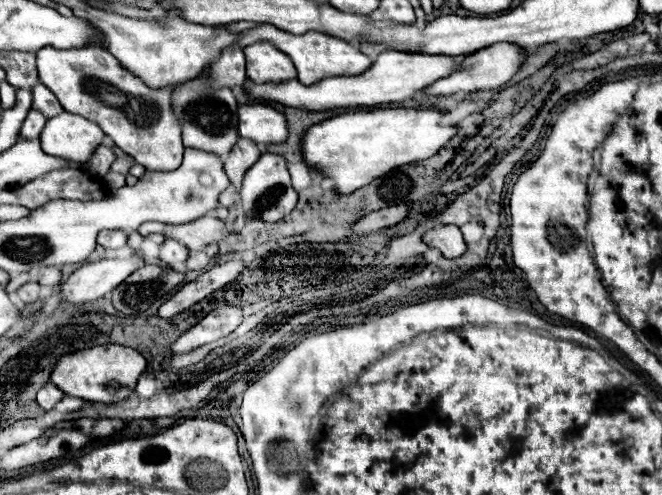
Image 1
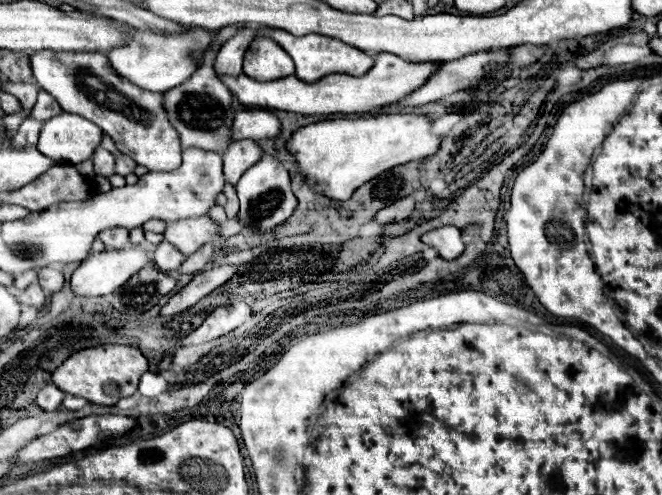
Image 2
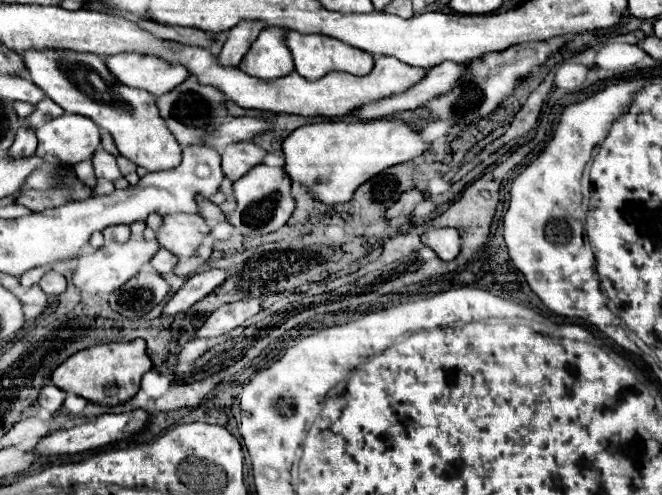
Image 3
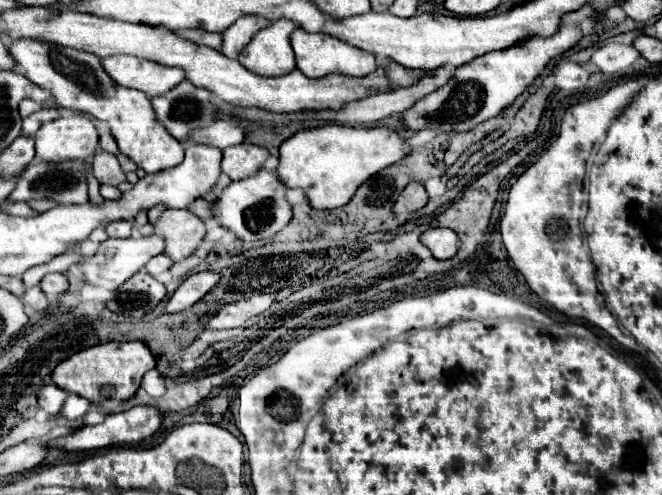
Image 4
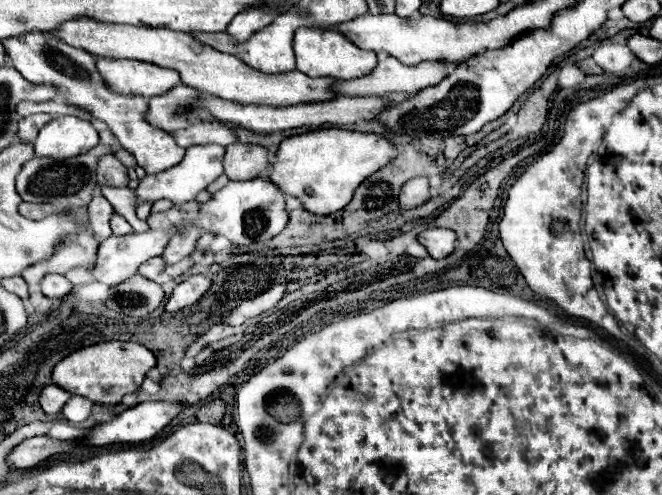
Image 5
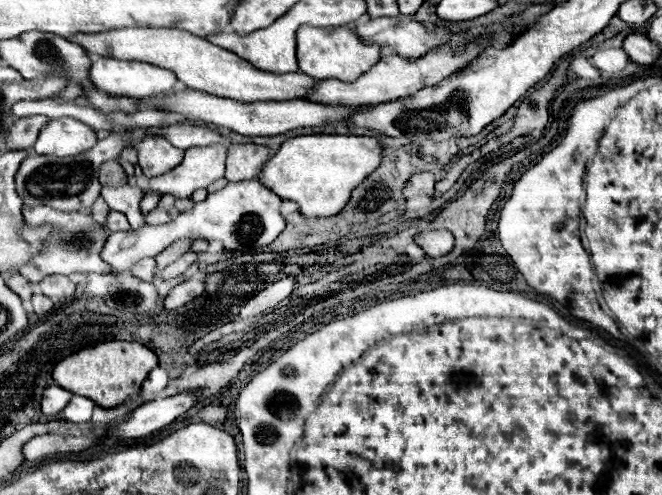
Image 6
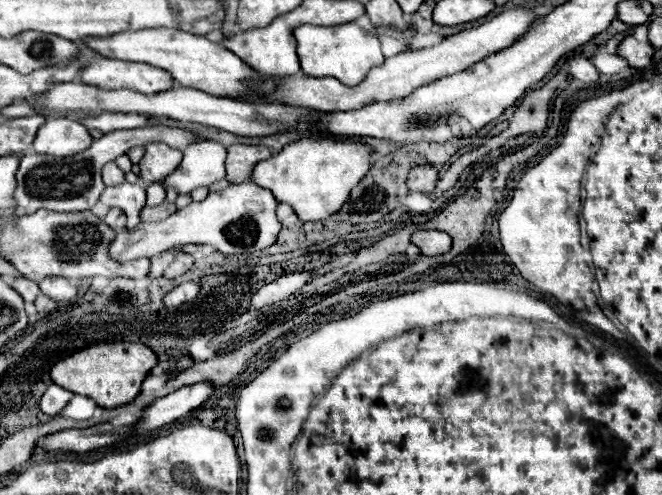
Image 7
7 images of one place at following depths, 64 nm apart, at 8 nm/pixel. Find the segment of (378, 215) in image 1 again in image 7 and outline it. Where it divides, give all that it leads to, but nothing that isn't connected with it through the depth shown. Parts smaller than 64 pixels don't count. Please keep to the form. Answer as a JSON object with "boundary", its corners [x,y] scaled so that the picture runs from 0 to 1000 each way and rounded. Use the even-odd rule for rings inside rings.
{"boundary":[[[631,331],[616,352],[616,380],[622,388],[653,388],[662,368],[662,343],[653,331]]]}

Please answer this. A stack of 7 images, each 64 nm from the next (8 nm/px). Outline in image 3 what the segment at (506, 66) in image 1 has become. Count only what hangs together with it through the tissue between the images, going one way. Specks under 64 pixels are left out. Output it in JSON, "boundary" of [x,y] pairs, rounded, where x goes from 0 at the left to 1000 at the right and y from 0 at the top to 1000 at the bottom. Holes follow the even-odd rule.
{"boundary":[[[683,125],[662,129],[659,137],[647,141],[644,154],[631,170],[616,178],[613,186],[550,210],[529,230],[556,246],[556,242],[571,242],[571,238],[595,230],[595,226],[625,222],[634,210],[644,210],[650,198],[674,190],[680,178],[686,178],[704,137],[707,137],[707,125],[701,125],[701,129],[683,129]]]}

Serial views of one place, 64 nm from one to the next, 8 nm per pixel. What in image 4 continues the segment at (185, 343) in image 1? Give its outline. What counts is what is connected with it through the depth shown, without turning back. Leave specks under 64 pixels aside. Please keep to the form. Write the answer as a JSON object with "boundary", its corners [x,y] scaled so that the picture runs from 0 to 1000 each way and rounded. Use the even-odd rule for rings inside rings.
{"boundary":[[[396,594],[396,598],[384,598],[378,606],[363,606],[353,614],[341,614],[329,638],[323,638],[314,655],[314,663],[320,667],[338,667],[338,663],[363,663],[369,659],[372,642],[390,638],[396,630],[402,630],[411,610],[414,610],[414,594]]]}

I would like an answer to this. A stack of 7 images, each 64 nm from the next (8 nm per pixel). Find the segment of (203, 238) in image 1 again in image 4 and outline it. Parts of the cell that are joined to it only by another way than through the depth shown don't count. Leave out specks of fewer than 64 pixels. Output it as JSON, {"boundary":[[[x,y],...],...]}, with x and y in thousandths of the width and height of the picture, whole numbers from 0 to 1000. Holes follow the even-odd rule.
{"boundary":[[[251,424],[233,453],[233,469],[242,473],[251,489],[248,513],[263,529],[272,529],[293,513],[311,473],[311,461],[308,448],[284,424]]]}

